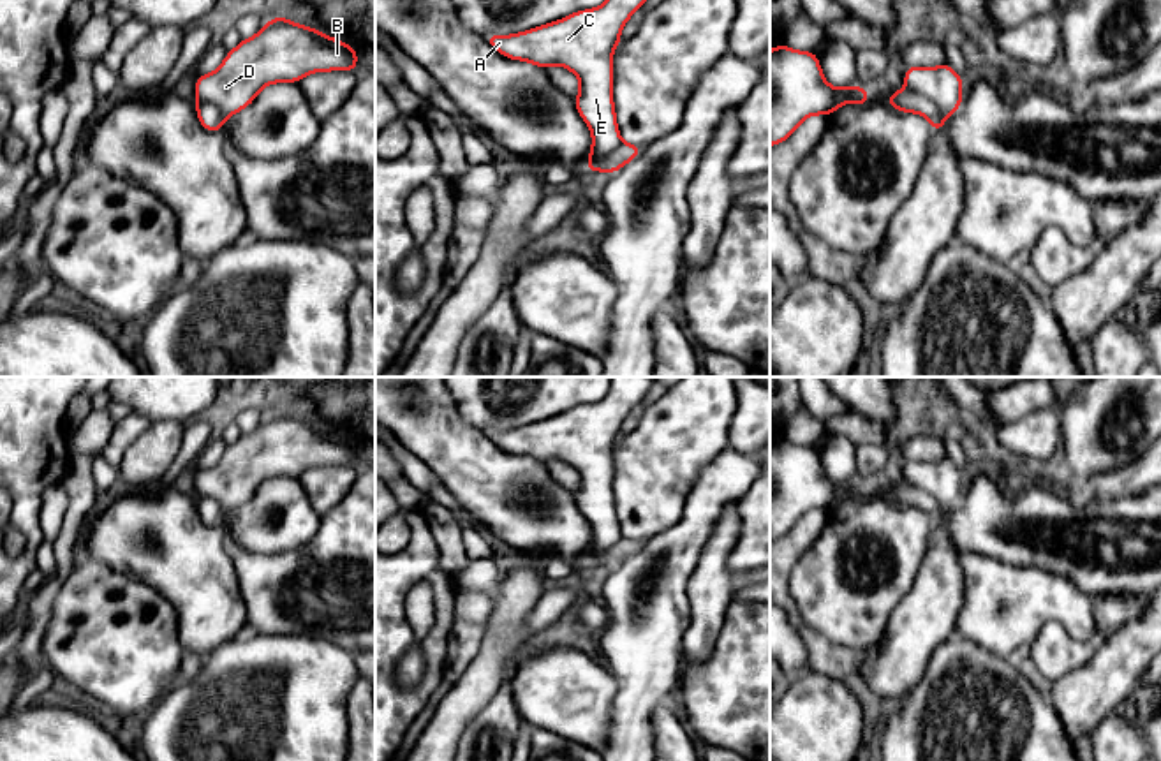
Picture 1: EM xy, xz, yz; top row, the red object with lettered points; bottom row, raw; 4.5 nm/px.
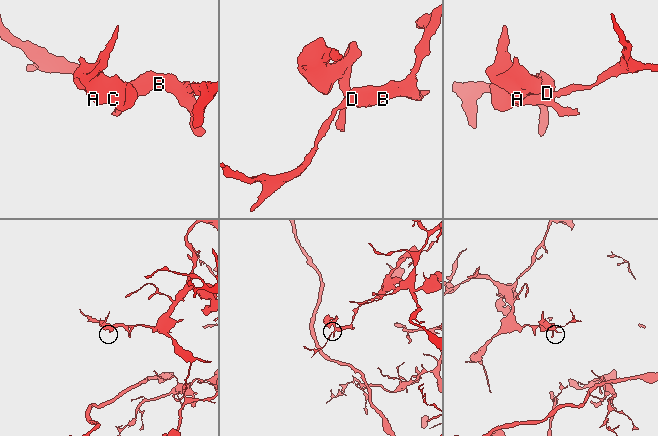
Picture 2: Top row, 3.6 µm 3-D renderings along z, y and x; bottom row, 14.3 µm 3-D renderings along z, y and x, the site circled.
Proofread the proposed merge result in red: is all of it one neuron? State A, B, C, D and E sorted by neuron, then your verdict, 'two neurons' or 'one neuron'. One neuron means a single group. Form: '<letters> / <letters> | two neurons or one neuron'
A C E / B D | two neurons

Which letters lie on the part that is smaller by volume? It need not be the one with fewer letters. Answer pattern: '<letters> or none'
A, C, E

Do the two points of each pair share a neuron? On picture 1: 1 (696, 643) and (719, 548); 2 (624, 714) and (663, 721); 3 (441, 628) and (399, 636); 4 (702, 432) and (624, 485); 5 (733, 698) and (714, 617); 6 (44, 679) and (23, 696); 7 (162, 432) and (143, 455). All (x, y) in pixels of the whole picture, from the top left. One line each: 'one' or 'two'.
1: one
2: two
3: one
4: one
5: two
6: one
7: one

